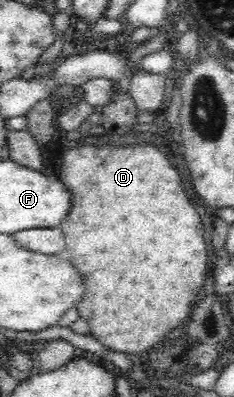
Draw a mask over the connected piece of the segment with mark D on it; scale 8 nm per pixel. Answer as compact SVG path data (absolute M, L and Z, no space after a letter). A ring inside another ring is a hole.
M136 144L126 147L82 145L65 151L61 160L60 177L64 186L70 190L72 202L67 219L61 227L66 241L65 249L58 252L57 256L61 260L70 261L73 267L84 277L86 291L77 303L79 317L86 319L90 326L89 333L104 347L114 352L126 353L133 359L141 361L151 349L154 349L171 333L172 329L176 329L184 323L184 319L190 313L190 303L194 301L194 297L204 286L208 272L207 260L210 259L210 256L206 254L208 249L206 249L200 215L186 196L186 192L181 189L181 176L176 168L170 165L166 156L152 144Z

